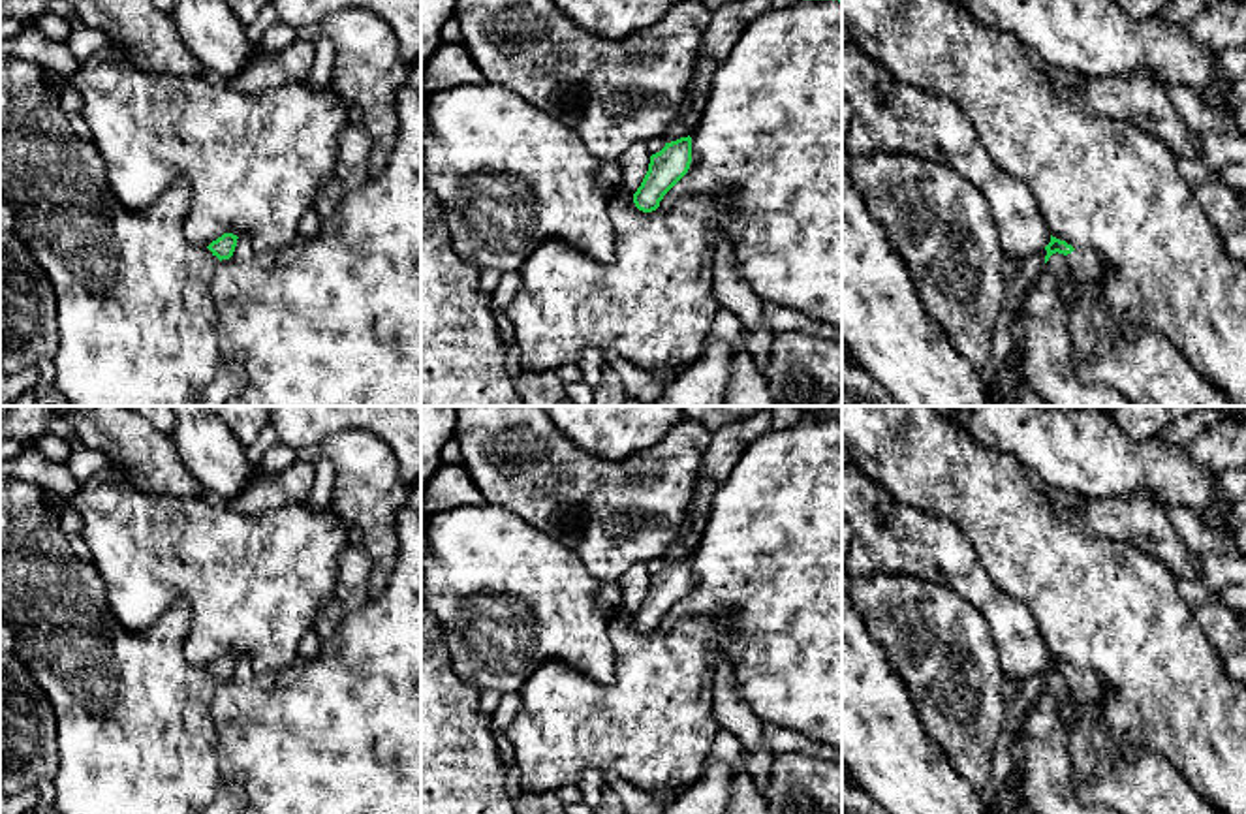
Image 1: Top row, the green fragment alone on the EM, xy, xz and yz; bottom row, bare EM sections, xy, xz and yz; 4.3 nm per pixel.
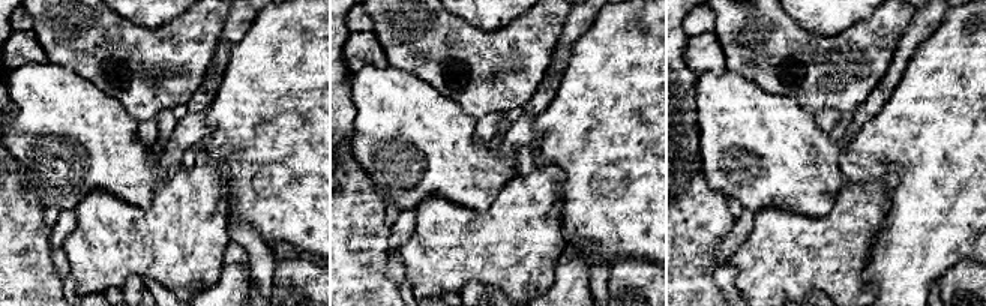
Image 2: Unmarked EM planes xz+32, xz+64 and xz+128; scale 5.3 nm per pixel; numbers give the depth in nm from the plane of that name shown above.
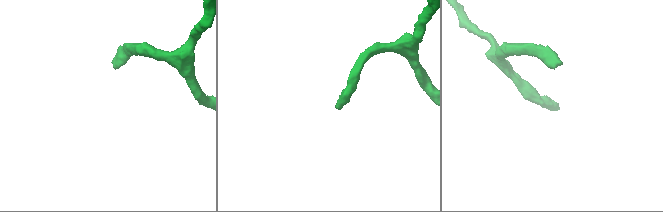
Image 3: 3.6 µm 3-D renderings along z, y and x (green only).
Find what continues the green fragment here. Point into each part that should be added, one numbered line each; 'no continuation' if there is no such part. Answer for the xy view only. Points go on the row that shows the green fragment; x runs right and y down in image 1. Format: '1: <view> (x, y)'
1: xy (138, 326)

